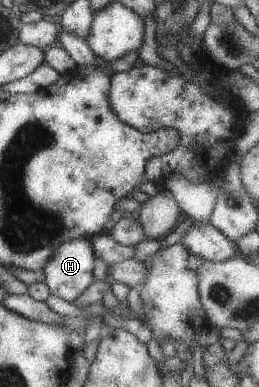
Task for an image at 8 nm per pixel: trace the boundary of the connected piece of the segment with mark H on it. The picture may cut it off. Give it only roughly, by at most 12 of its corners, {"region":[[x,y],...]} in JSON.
{"region":[[86,237],[60,242],[43,282],[72,302],[93,281]]}

